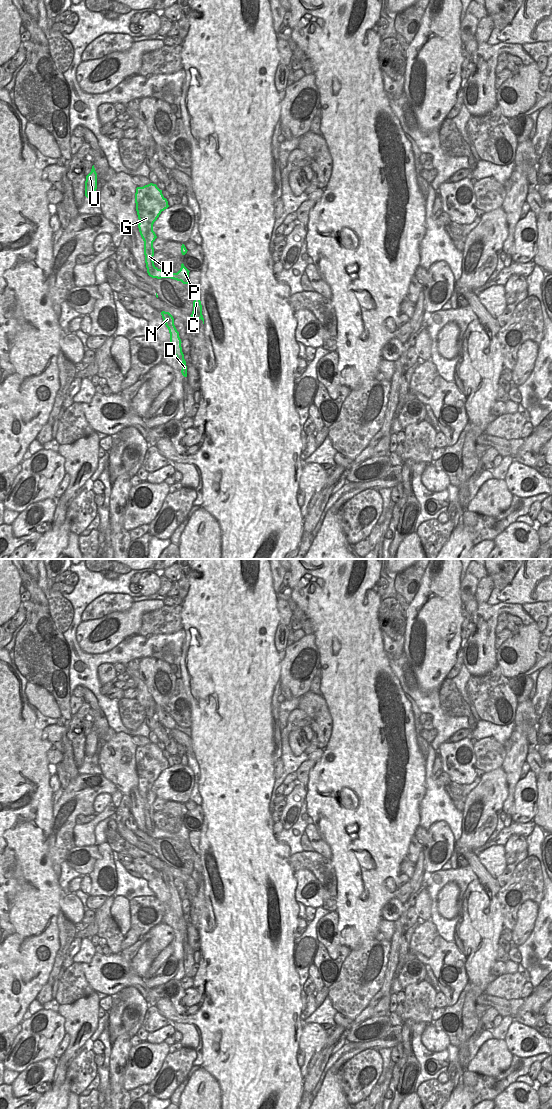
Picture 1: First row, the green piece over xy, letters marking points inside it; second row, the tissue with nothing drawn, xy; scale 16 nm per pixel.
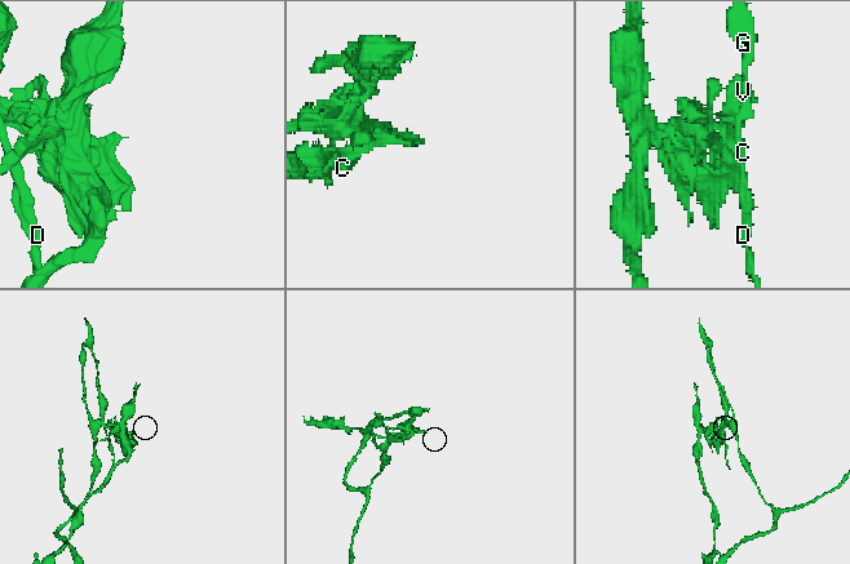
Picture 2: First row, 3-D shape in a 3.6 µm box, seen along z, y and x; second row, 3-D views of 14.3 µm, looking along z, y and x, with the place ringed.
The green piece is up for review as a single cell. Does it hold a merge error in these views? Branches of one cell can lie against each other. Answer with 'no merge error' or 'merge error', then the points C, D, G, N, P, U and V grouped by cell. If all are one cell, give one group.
merge error; C D G N P V / U

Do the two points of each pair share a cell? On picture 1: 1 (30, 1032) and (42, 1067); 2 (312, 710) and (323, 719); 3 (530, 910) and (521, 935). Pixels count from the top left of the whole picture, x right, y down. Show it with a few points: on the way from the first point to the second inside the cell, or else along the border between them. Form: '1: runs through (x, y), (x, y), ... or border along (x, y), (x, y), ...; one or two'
1: border along (55, 1058), (45, 1058), (33, 1062), (20, 1073); two
2: runs through (315, 711), (320, 716); one
3: runs through (526, 916), (522, 929); one

